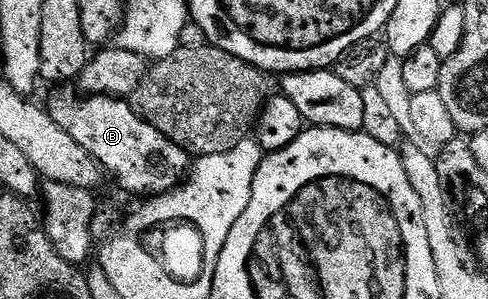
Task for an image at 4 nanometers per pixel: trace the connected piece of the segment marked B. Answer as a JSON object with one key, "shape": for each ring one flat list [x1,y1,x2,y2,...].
{"shape":[[87,95,86,100,77,100,74,96,58,96,51,104,48,104,48,111,56,126,64,130,84,150,98,163,99,168,107,177,115,176,118,184,126,192,131,192,138,198,149,198,152,196,163,196,165,192,171,192,174,188,179,187,187,179,188,173,192,167,192,157,176,142,164,138,156,126,144,122,134,113,134,107,125,99,115,98,112,96,91,96]]}

